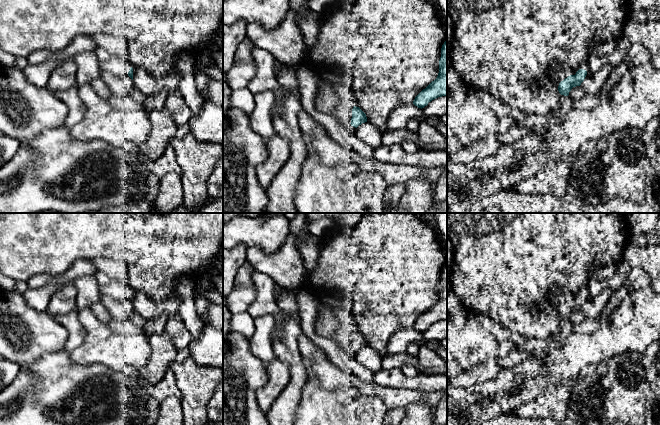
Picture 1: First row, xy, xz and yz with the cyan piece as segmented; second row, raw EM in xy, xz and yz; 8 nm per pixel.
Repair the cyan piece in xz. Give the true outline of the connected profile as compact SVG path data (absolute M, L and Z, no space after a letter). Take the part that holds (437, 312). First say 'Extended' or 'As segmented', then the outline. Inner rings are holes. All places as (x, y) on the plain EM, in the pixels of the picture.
As segmented. M447 263L441 272L439 297L437 302L423 313L414 323L413 328L424 332L432 324L447 319Z

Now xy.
Extended. M97 272L94 276L98 282L101 296L108 296L115 300L128 299L133 304L133 292L126 283L122 283L102 272Z

